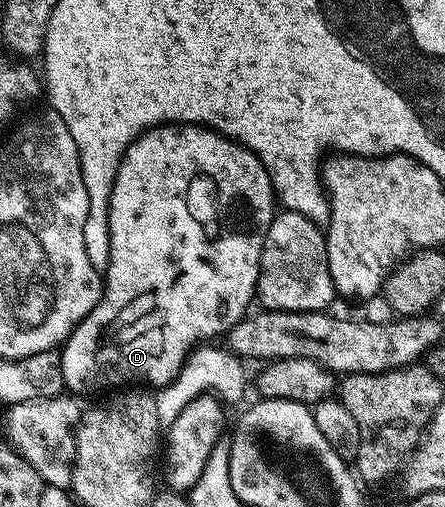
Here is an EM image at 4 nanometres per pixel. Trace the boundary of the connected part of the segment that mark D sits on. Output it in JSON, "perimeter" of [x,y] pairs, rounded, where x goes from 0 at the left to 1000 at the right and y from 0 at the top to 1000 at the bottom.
{"perimeter":[[[431,241],[346,249],[339,256],[326,256],[279,300],[270,316],[270,331],[261,339],[261,355],[252,363],[243,418],[247,511],[234,535],[229,588],[216,600],[216,607],[207,607],[207,615],[189,623],[184,637],[151,663],[135,684],[142,763],[166,781],[211,777],[218,769],[247,773],[258,765],[290,763],[294,757],[362,765],[378,759],[409,732],[409,722],[418,716],[418,704],[429,690],[447,679],[463,679],[488,669],[481,667],[488,659],[506,661],[537,631],[555,625],[564,609],[562,596],[566,604],[580,578],[584,505],[593,489],[593,473],[602,465],[602,450],[620,420],[616,398],[620,406],[616,365],[602,347],[598,325],[544,282],[524,280],[506,264],[492,264],[488,256],[474,256],[470,249],[440,249]]]}

